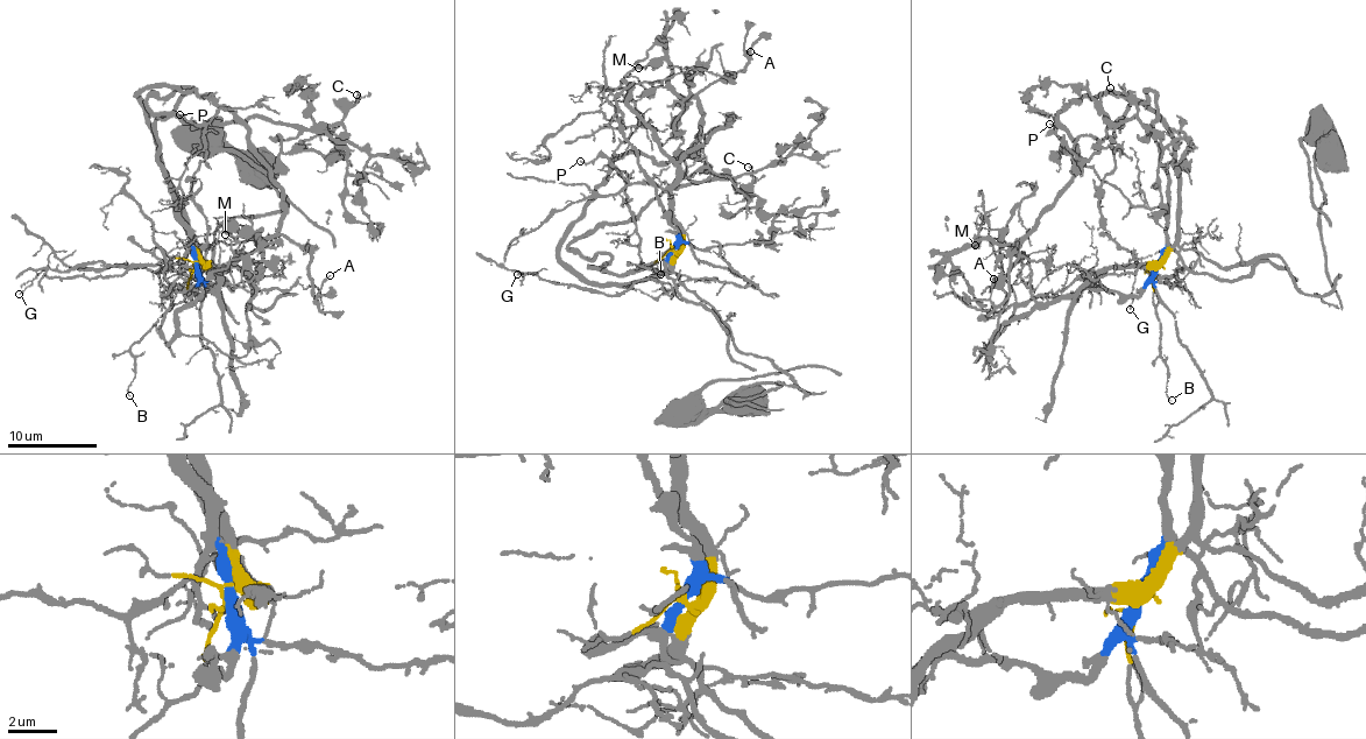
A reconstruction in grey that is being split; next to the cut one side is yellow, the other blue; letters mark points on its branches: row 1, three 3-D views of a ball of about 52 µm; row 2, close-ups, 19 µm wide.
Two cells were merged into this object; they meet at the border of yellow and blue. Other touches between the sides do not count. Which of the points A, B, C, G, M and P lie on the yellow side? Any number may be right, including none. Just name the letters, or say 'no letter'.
A, B, M

